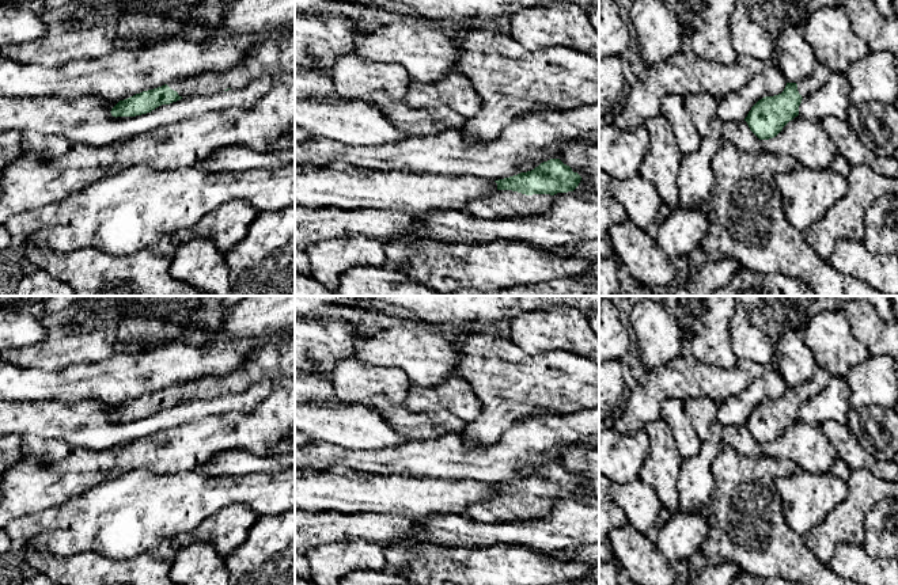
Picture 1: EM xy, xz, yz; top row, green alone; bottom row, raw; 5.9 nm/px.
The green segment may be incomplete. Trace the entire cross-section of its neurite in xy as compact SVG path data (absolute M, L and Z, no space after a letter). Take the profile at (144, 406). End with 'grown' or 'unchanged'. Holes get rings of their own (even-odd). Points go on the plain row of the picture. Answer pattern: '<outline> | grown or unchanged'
M295 337L276 338L265 347L257 347L243 366L223 377L204 376L197 380L173 385L162 391L143 395L120 404L113 421L136 421L151 417L162 409L170 409L194 399L215 399L221 395L239 394L264 379L295 376Z | grown

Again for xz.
M550 463L531 475L495 485L497 494L473 504L466 514L488 524L541 518L552 512L557 497L573 495L580 485L569 470Z | grown

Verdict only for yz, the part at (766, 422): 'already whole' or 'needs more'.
needs more

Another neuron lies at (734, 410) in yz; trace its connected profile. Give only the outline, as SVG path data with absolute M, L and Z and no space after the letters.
M766 369L742 392L720 402L717 419L723 426L744 425L751 411L759 403L781 398L787 387L778 369Z

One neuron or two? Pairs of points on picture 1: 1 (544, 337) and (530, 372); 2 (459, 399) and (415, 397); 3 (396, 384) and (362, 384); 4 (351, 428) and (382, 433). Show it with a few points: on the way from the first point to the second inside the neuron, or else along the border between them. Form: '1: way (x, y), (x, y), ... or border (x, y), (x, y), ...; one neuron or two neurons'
1: border (510, 337), (530, 354), (548, 352), (568, 353); two neurons
2: way (448, 398), (425, 398); one neuron
3: way (387, 384), (370, 384); one neuron
4: way (359, 428), (374, 433); one neuron

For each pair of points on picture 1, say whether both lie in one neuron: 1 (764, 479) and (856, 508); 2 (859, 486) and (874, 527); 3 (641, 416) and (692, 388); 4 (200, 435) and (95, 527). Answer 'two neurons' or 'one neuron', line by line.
1: two neurons
2: two neurons
3: one neuron
4: two neurons

